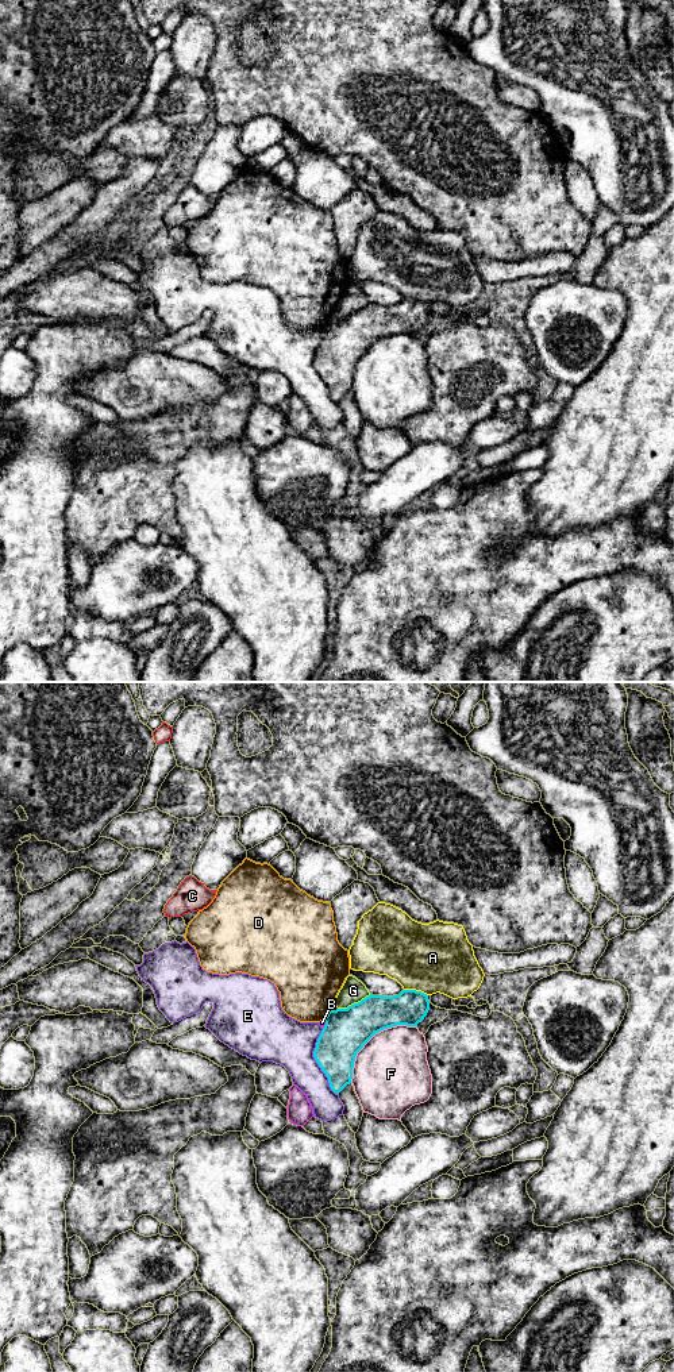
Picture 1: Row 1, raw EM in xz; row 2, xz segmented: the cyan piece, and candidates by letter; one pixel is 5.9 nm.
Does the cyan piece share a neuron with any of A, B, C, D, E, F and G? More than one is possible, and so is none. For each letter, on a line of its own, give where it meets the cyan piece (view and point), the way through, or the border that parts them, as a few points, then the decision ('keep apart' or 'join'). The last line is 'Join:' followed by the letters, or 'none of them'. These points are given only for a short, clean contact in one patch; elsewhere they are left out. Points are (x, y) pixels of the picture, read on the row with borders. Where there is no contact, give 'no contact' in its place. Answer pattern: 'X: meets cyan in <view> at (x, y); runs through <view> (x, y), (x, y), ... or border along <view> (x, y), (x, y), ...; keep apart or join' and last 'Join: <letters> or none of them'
A: meets cyan in xz at (415, 990); keep apart
B: meets cyan in xz at (326, 1024); keep apart
C: meets cyan in xz at (332, 1010); border along xz (336, 1008), (330, 1010); keep apart
D: meets cyan in xz at (327, 1014); keep apart
E: meets cyan in xz at (316, 1062); keep apart
F: meets cyan in xz at (370, 1037); keep apart
G: meets cyan in xz at (354, 1004); keep apart
Join: none of them

